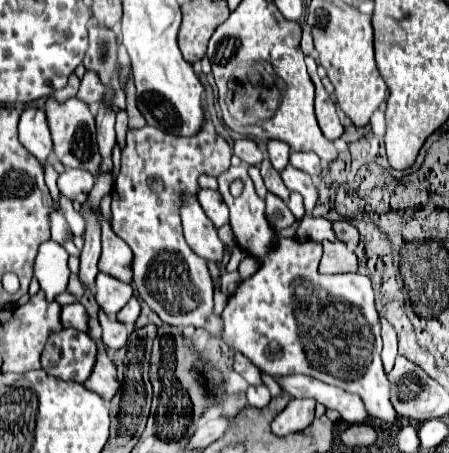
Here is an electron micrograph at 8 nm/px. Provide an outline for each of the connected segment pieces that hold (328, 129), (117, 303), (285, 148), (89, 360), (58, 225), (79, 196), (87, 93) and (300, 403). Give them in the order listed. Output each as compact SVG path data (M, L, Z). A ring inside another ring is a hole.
M310 56L306 58L306 66L308 66L308 74L310 74L310 78L312 78L314 86L316 86L316 98L314 98L314 102L316 102L318 124L320 124L320 128L322 128L322 132L324 132L324 136L328 140L336 140L344 132L342 124L340 124L340 118L338 118L338 112L336 112L336 106L330 100L328 92L324 90L322 82L320 82L320 76L316 74L316 62Z
M104 272L96 276L96 302L110 318L114 318L124 308L130 296L132 296L130 284L124 284Z
M272 140L268 142L268 154L272 160L272 166L282 172L288 164L290 164L290 146L280 142L280 140Z
M60 330L48 338L40 362L50 376L84 384L96 364L96 342L86 332Z
M52 212L52 214L50 214L50 222L52 222L52 224L50 224L50 226L52 226L52 240L54 240L56 244L64 246L64 242L72 236L72 230L70 230L66 218L64 218L60 212Z
M68 168L64 174L60 174L58 178L58 188L60 192L70 198L70 200L76 200L76 202L84 202L90 194L94 186L94 176L86 170L72 170Z
M86 72L76 98L86 104L94 104L94 102L100 102L102 96L104 96L104 86L100 84L100 80L96 78L94 72Z
M292 398L288 406L274 418L272 432L278 436L286 436L286 434L304 430L314 420L314 406L316 402L310 398L304 398L304 400Z

